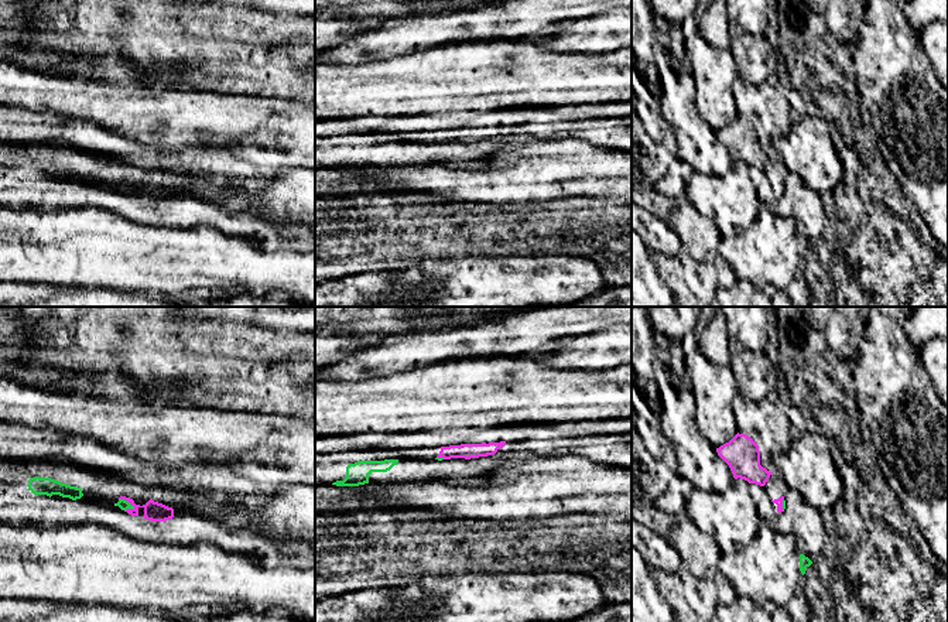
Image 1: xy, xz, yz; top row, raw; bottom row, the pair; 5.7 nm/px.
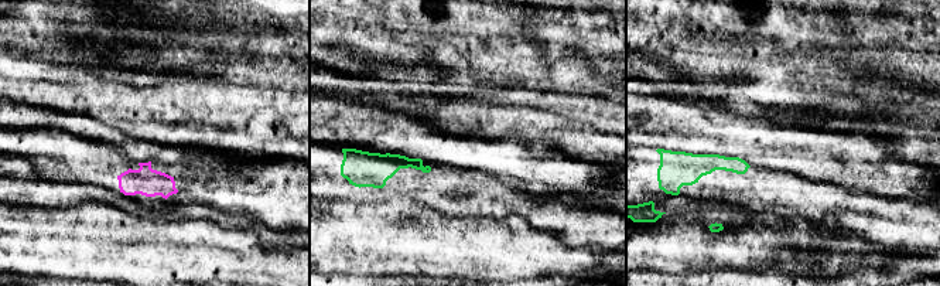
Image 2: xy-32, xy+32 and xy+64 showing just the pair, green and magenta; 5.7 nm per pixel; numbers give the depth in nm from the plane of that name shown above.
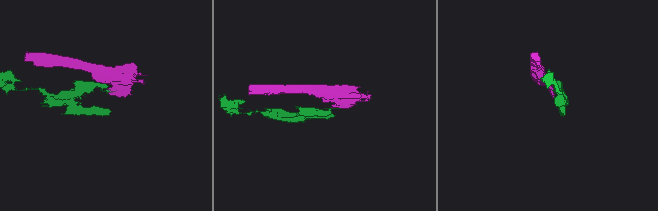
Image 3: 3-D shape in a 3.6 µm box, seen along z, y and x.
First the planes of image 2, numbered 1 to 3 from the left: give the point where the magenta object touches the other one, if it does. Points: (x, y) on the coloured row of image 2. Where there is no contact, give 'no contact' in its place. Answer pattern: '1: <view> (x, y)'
1: no contact
2: no contact
3: no contact

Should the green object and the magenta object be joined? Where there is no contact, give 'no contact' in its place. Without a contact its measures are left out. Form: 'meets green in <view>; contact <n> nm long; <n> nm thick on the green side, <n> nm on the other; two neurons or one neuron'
meets green in xy; contact 110 nm long; 60 nm thick on the green side, 110 nm on the other; two neurons

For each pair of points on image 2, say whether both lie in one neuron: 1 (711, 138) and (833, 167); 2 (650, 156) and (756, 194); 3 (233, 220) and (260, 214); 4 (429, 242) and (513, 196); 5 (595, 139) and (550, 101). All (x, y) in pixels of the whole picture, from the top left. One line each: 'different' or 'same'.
1: same
2: same
3: different
4: different
5: same

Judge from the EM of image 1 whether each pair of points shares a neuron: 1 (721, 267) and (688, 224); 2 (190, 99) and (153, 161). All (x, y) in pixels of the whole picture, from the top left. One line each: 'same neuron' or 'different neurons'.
1: same neuron
2: different neurons

